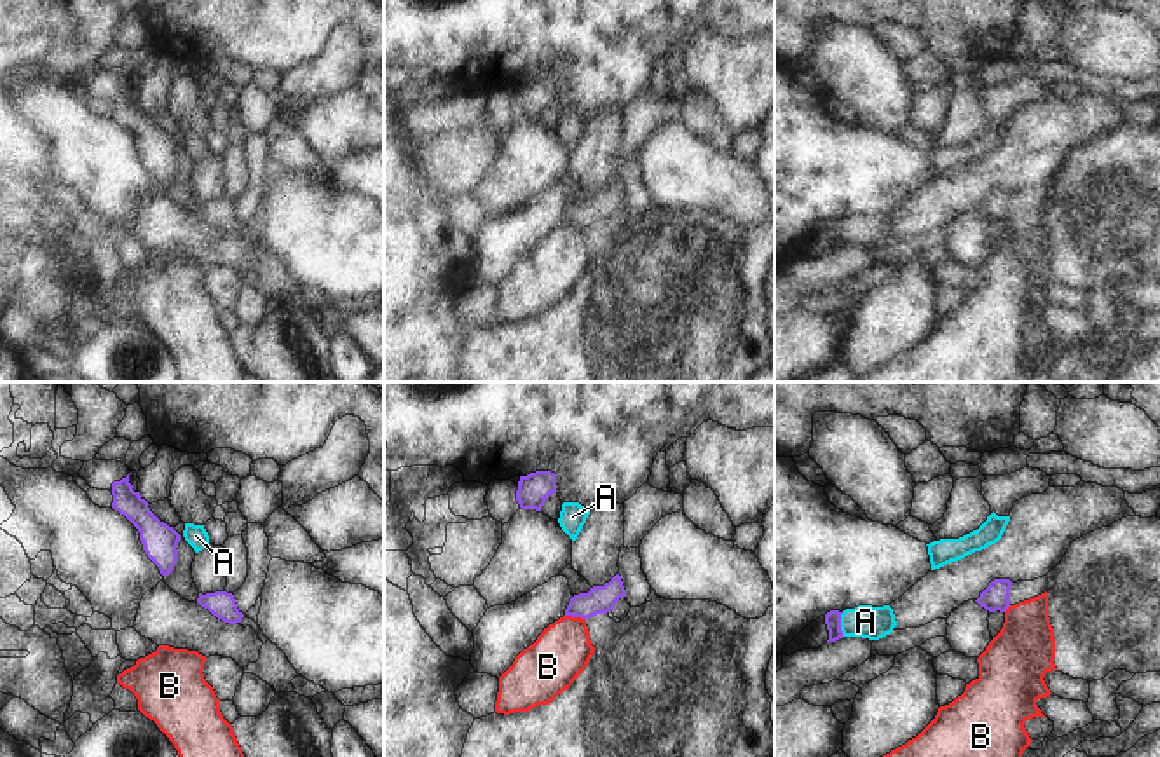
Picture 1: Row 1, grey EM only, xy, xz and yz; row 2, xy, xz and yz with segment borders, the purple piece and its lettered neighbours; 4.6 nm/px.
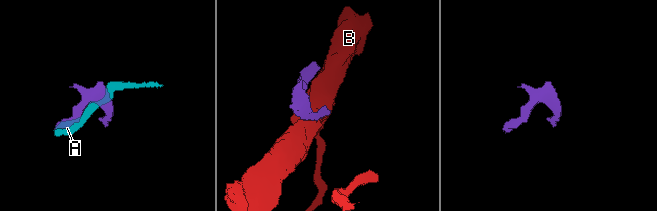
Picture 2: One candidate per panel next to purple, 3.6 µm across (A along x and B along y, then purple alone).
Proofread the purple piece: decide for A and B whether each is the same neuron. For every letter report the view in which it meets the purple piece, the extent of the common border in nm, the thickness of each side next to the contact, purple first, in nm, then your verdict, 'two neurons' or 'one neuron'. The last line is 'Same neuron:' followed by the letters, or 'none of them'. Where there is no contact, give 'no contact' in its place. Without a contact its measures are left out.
A: yz | 110 nm | 80/150 nm | two neurons
B: xz | 100 nm | 130/260 nm | two neurons
Same neuron: none of them

